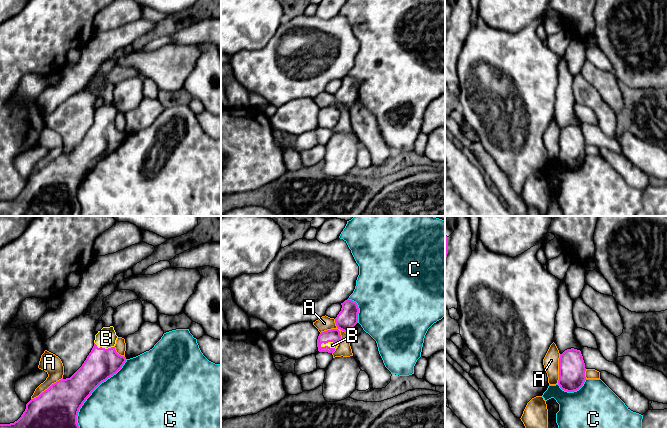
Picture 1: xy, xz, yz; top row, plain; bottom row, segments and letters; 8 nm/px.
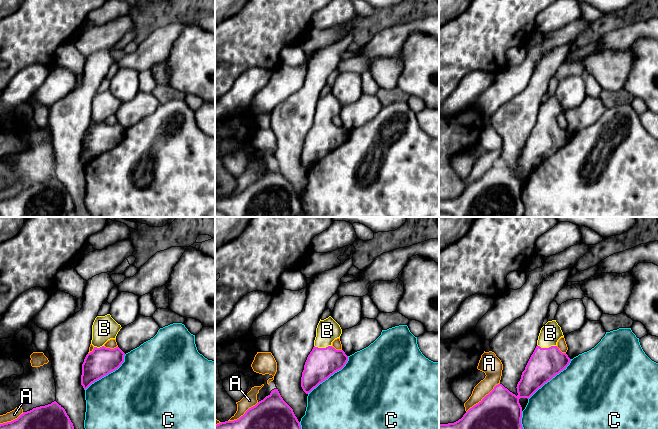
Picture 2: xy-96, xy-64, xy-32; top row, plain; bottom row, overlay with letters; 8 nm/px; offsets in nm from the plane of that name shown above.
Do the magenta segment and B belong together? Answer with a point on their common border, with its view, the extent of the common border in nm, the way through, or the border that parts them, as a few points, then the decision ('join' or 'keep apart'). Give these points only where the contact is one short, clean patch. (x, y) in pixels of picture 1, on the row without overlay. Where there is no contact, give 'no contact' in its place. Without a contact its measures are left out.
contact xz (328, 117); length 150 nm; join

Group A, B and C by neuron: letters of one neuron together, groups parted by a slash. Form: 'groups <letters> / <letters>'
groups A / B / C

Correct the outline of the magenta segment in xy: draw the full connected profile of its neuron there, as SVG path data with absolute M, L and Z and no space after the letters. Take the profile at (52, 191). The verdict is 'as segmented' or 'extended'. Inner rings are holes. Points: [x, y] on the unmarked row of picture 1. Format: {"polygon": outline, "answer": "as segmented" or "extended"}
{"polygon": "M113 102L98 107L94 122L82 142L70 154L62 154L38 173L31 175L17 197L0 200L0 213L9 216L80 216L81 207L77 199L79 185L91 169L116 150L126 138L126 133L115 126L117 114Z", "answer": "extended"}

